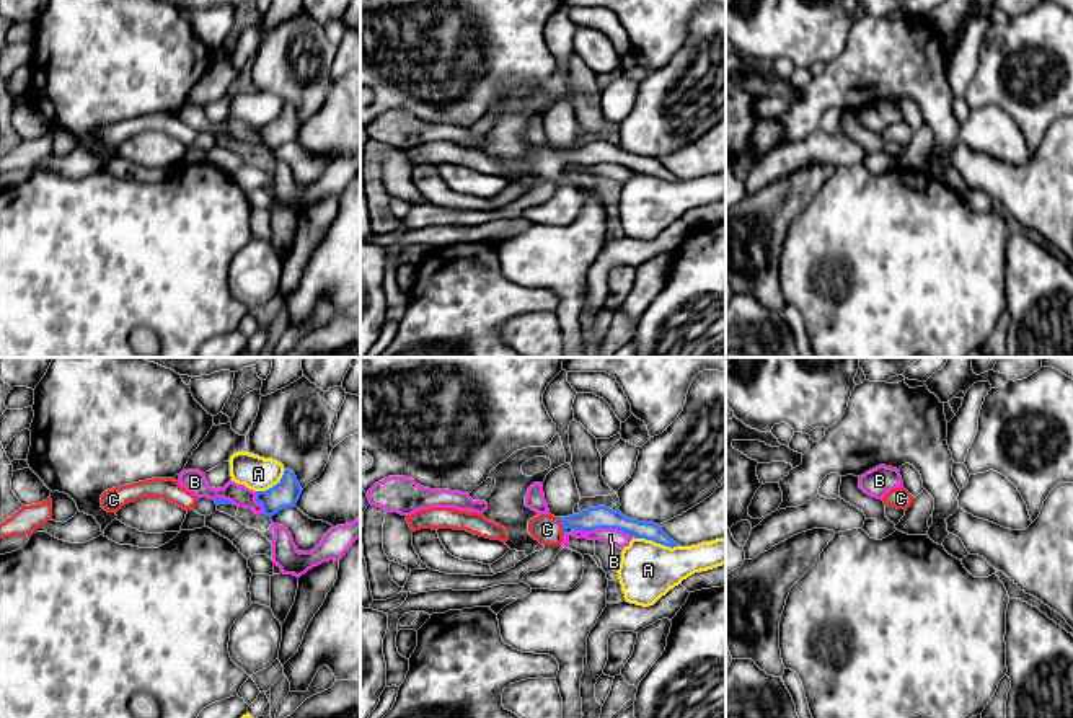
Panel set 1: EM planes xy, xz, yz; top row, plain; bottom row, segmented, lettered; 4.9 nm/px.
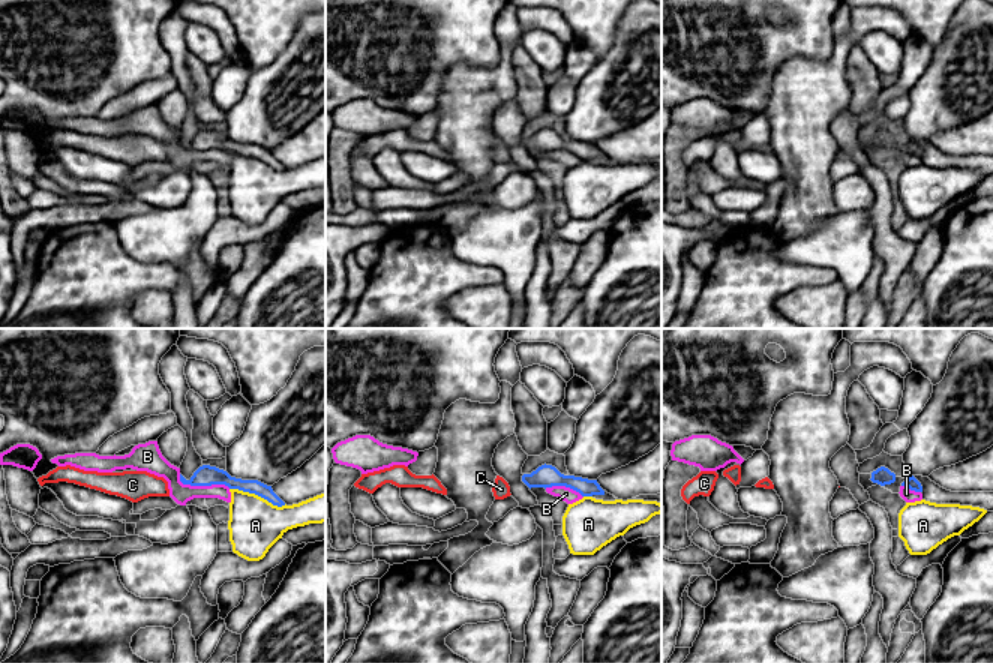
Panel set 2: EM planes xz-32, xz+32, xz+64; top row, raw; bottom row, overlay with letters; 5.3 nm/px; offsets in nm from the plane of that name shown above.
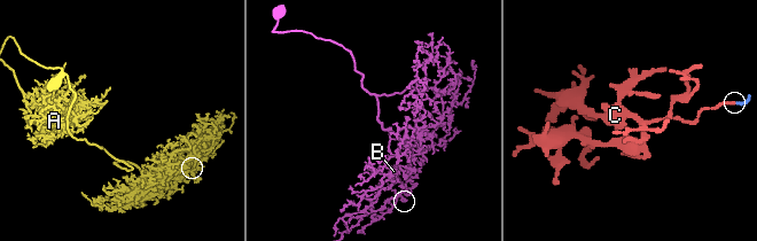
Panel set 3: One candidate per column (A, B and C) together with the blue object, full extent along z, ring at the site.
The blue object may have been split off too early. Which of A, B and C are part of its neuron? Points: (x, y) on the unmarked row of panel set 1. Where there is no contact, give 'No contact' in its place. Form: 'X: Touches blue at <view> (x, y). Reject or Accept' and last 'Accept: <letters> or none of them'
A: Touches blue at xz (656, 177). Reject
B: Touches blue at xz (604, 162). Reject
C: Touches blue at xz (563, 160). Accept
Accept: C

